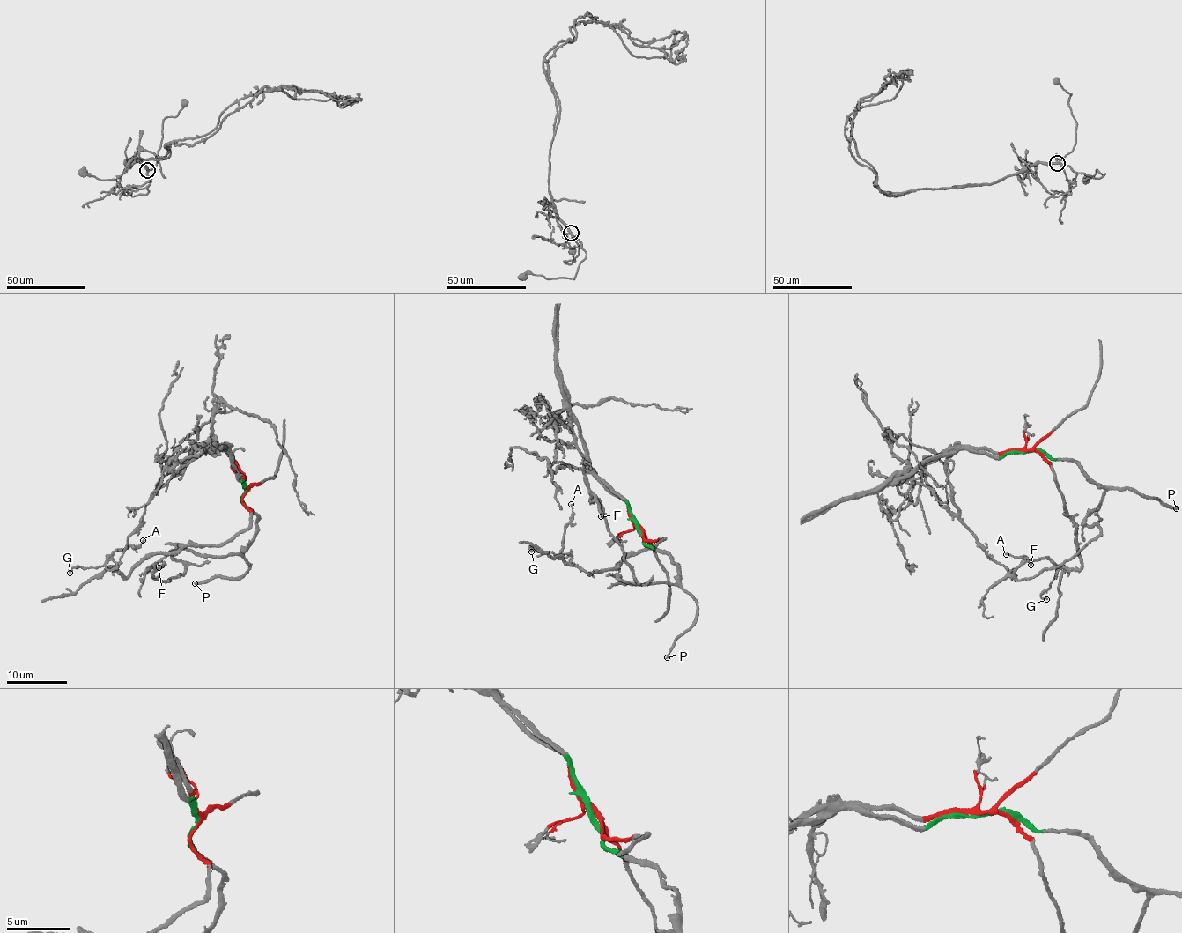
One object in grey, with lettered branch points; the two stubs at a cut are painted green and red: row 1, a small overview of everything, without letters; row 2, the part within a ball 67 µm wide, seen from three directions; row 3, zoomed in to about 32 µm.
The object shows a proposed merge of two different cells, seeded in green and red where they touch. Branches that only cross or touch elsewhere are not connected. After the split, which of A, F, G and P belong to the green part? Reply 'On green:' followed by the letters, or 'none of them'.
On green: F, P

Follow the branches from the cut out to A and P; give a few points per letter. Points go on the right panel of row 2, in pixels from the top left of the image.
A: (1029, 450), (1037, 452), (1052, 468), (1064, 513), (1075, 527), (1082, 566), (1069, 570), (1045, 559), (1006, 554)
P: (1029, 450), (1040, 451), (1053, 459), (1074, 462), (1086, 477), (1108, 486), (1128, 489), (1177, 508)

